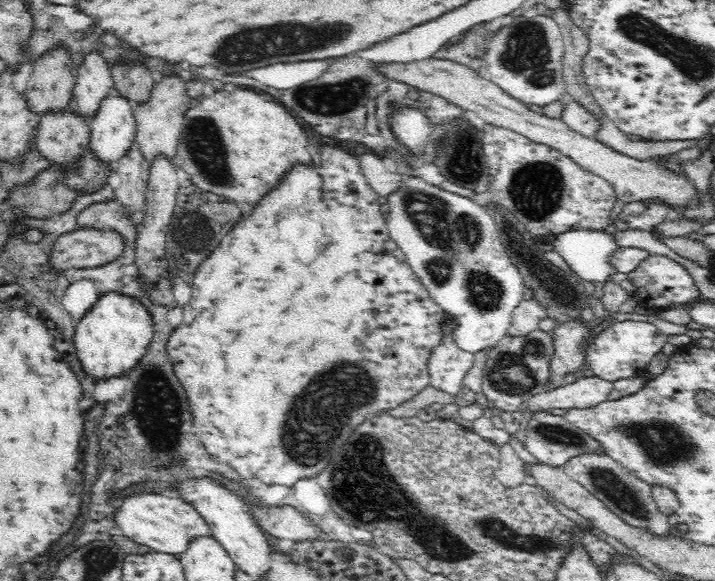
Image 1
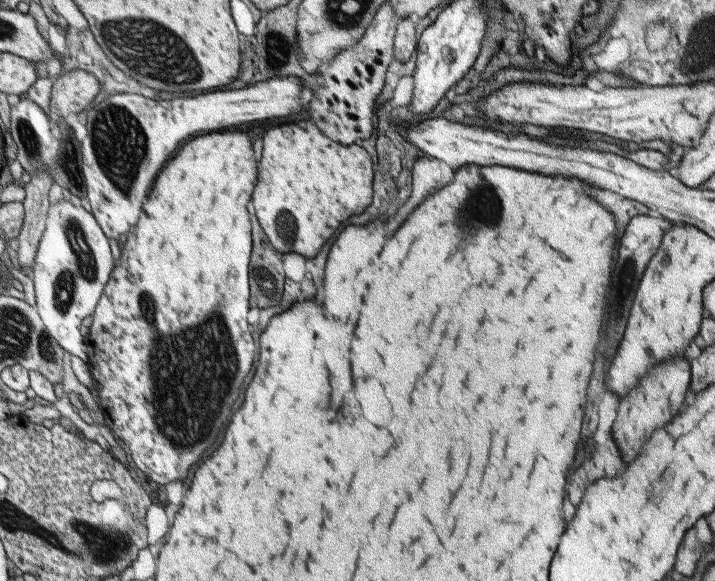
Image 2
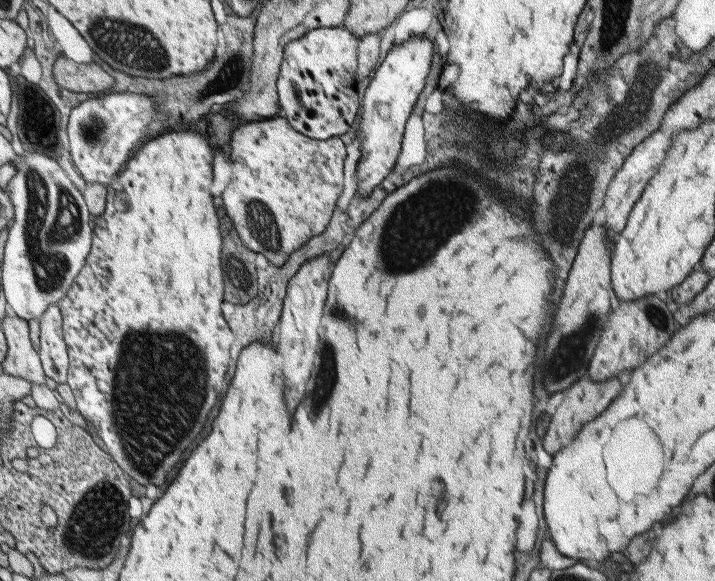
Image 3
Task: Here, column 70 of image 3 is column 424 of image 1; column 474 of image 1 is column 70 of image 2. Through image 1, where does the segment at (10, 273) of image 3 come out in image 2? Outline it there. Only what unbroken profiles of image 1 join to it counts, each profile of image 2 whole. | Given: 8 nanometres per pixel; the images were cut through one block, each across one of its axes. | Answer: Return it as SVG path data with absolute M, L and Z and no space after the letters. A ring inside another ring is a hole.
M65 198L52 205L47 231L34 265L38 286L37 308L49 329L49 335L56 338L65 351L88 363L91 360L91 344L89 337L82 334L82 324L88 316L96 315L116 268L110 238L96 217L87 203L78 207Z

